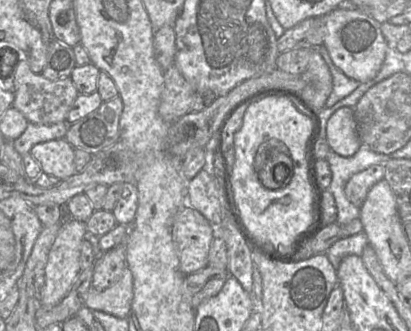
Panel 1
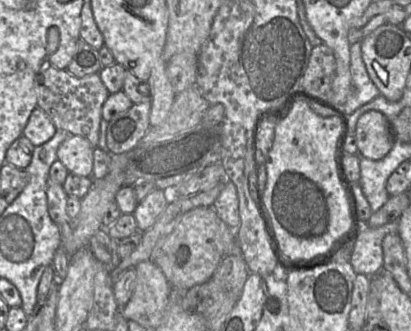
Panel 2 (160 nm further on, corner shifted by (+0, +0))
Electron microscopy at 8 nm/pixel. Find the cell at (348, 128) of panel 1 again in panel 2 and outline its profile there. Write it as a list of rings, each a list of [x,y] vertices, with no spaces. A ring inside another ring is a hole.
[[[367,111],[356,123],[355,144],[358,155],[370,160],[384,158],[395,143],[388,118],[377,111]]]

